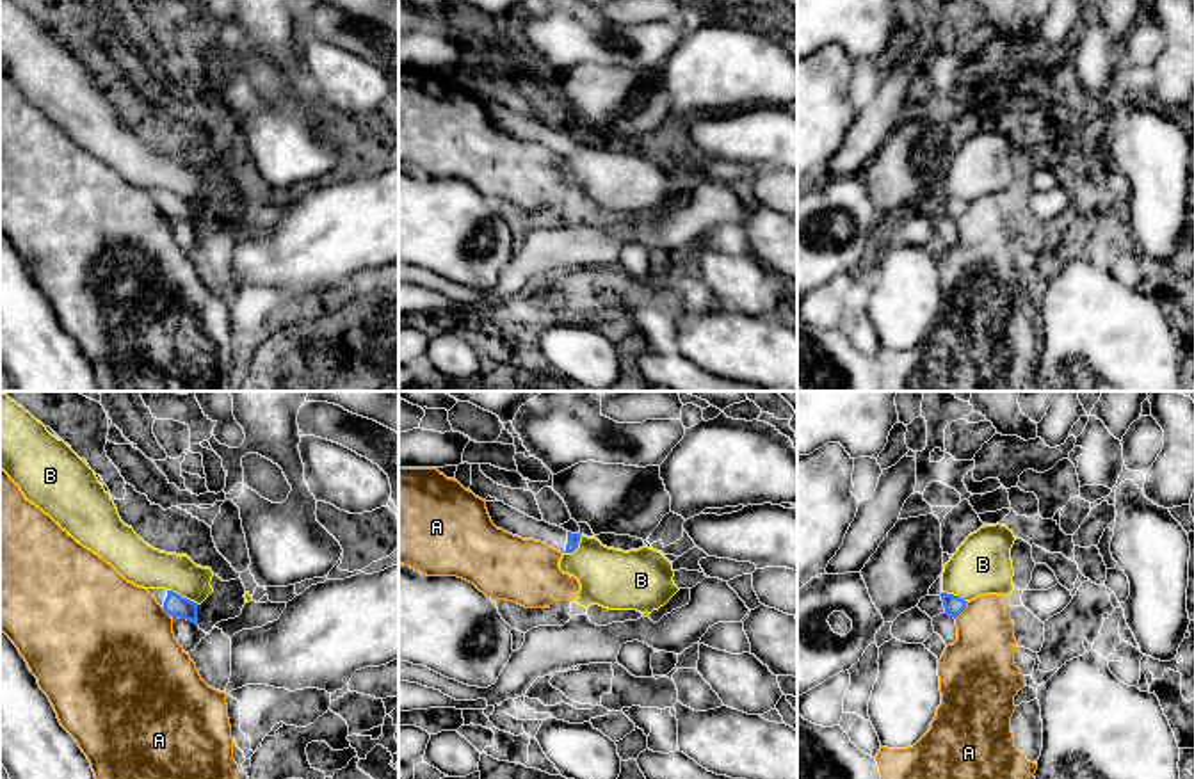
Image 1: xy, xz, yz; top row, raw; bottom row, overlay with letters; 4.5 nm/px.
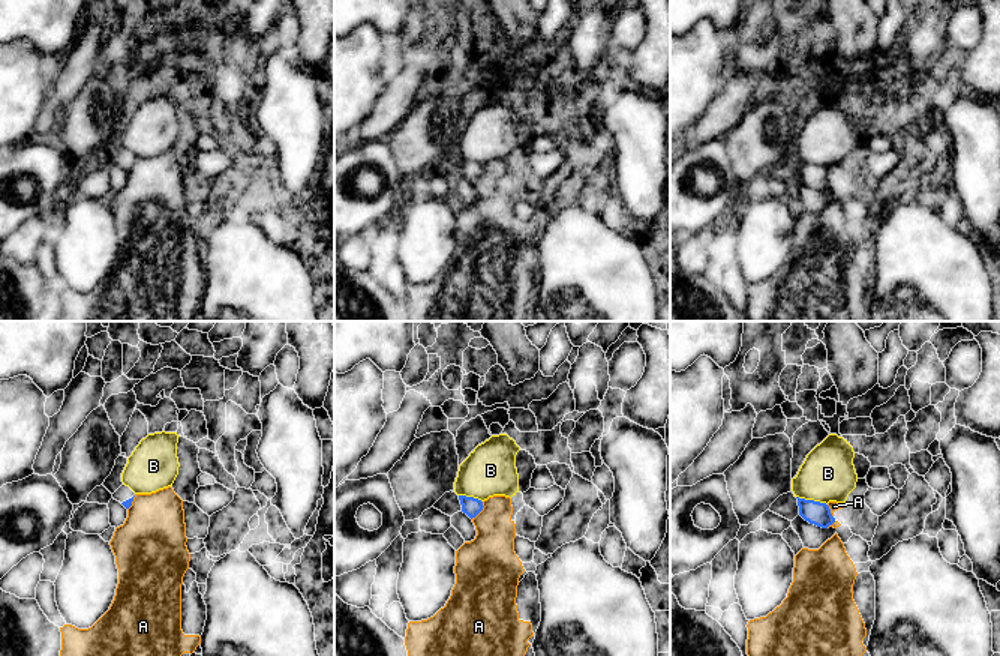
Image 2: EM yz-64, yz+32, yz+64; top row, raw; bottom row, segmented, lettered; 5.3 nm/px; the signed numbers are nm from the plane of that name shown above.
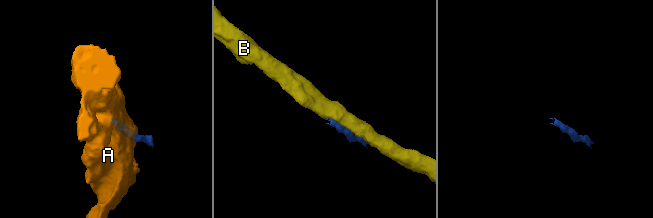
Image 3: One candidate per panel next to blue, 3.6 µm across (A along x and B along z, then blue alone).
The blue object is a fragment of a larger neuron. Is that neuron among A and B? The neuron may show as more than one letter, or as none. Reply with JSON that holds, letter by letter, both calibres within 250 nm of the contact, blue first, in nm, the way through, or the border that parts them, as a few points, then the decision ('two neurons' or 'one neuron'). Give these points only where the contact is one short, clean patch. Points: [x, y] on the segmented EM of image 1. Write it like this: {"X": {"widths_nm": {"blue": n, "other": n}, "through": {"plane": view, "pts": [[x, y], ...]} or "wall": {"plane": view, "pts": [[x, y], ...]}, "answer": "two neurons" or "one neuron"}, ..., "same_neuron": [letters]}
{"A": {"widths_nm": {"blue": 90, "other": 300}, "wall": {"plane": "yz", "pts": [[967, 602], [954, 618]]}, "answer": "two neurons"}, "B": {"widths_nm": {"blue": 100, "other": 190}, "wall": {"plane": "xy", "pts": [[168, 589], [198, 603]]}, "answer": "two neurons"}, "same_neuron": []}

